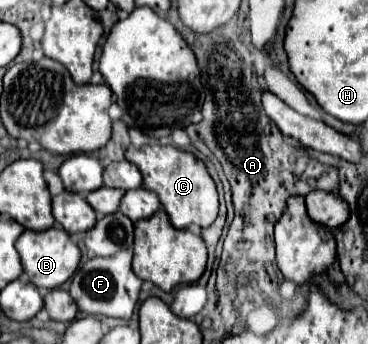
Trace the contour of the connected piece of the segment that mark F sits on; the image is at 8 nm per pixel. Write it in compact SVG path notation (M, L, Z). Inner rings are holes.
M120 249L120 253L114 253L112 257L94 257L86 261L74 273L70 283L70 295L76 301L78 309L88 315L130 319L142 287L142 279L134 275L134 271L130 269L130 263L132 263L132 253L124 249Z

